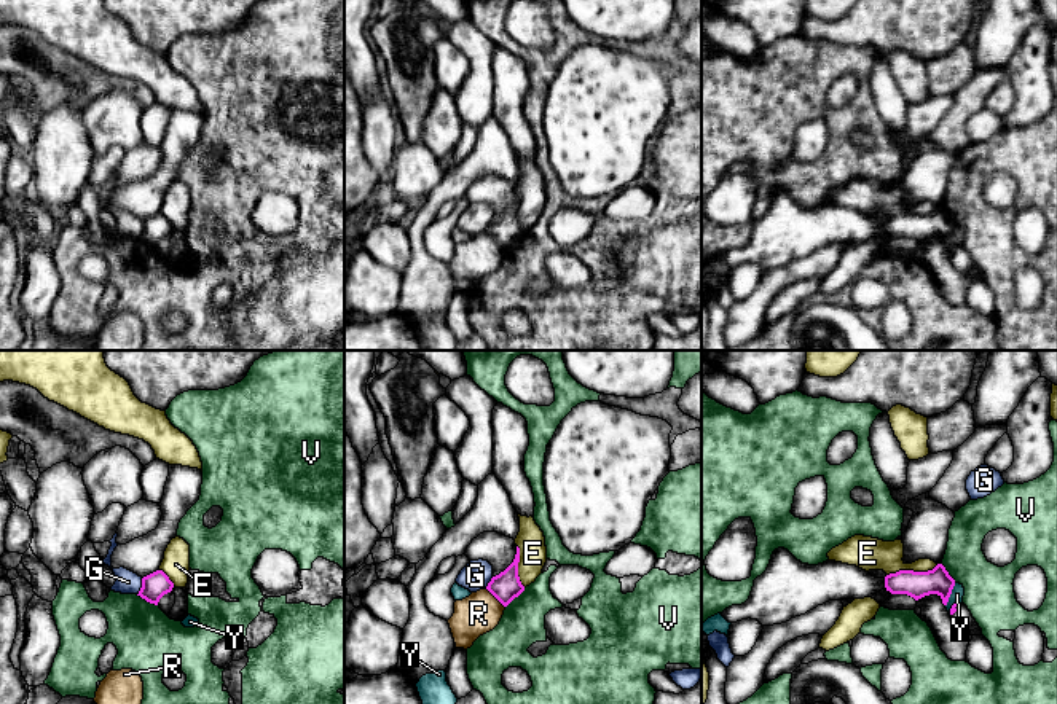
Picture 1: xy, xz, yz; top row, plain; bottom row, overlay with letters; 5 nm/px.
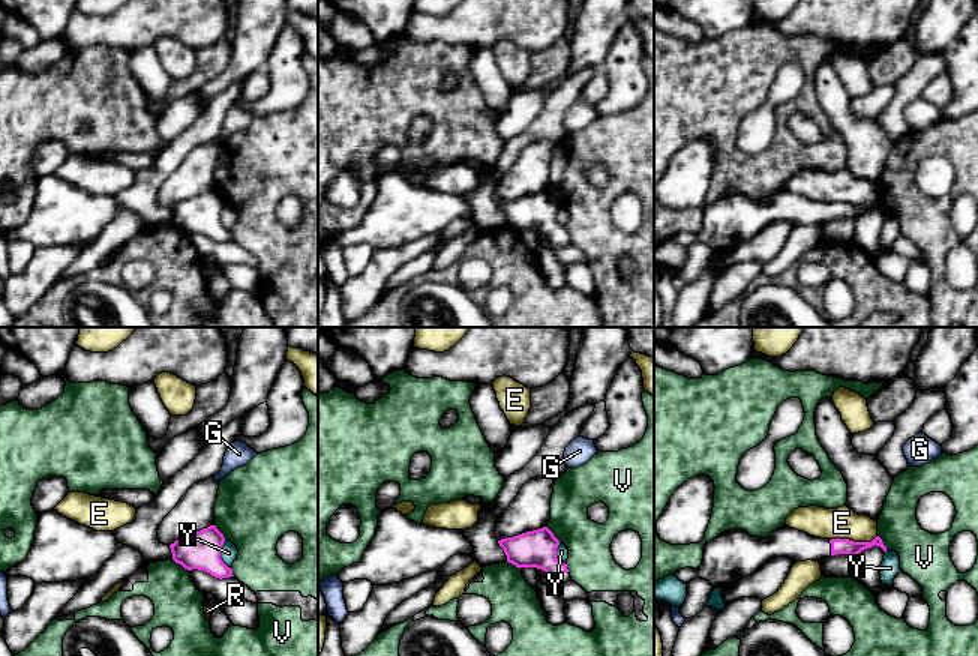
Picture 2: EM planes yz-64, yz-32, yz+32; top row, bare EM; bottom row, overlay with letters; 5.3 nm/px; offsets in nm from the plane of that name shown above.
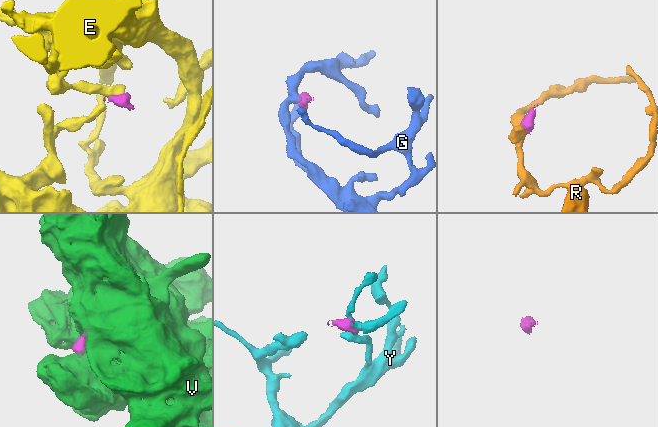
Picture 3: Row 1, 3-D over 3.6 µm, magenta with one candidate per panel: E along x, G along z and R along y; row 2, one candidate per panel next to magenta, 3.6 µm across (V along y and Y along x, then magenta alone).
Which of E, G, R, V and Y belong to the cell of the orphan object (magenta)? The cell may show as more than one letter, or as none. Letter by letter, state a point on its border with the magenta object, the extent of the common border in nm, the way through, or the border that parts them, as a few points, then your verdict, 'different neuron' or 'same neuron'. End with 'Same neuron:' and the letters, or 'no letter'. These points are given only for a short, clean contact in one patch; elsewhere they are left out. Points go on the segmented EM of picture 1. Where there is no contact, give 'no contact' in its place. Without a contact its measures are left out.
E: meets magenta in yz at (912, 571); contact 280 nm long; border along yz (938, 564), (927, 571), (896, 571), (887, 575); different neuron
G: meets magenta in xy at (142, 586); contact 90 nm long; border along xy (142, 578), (137, 594); different neuron
R: meets magenta in xz at (495, 596); contact 140 nm long; border along xz (485, 588), (504, 607); different neuron
V: meets magenta in xy at (147, 601); contact 130 nm long; different neuron
Y: meets magenta in yz at (950, 593); contact 130 nm long; border along yz (955, 583), (946, 606); different neuron
Same neuron: no letter

